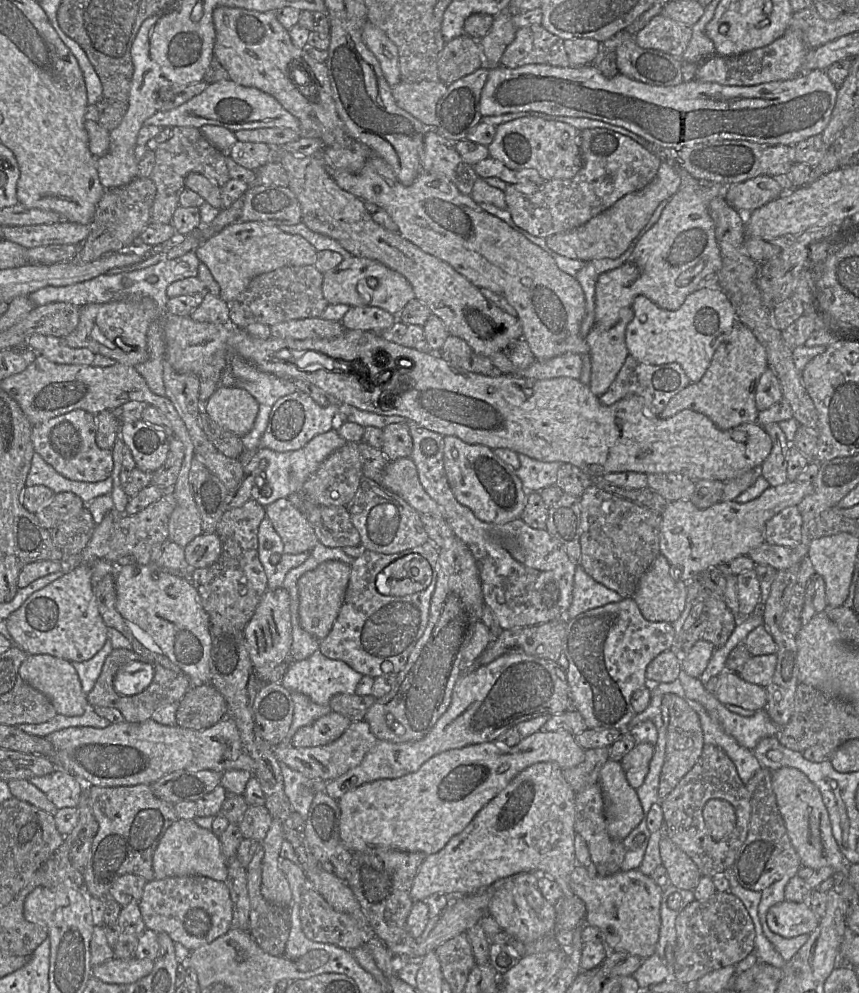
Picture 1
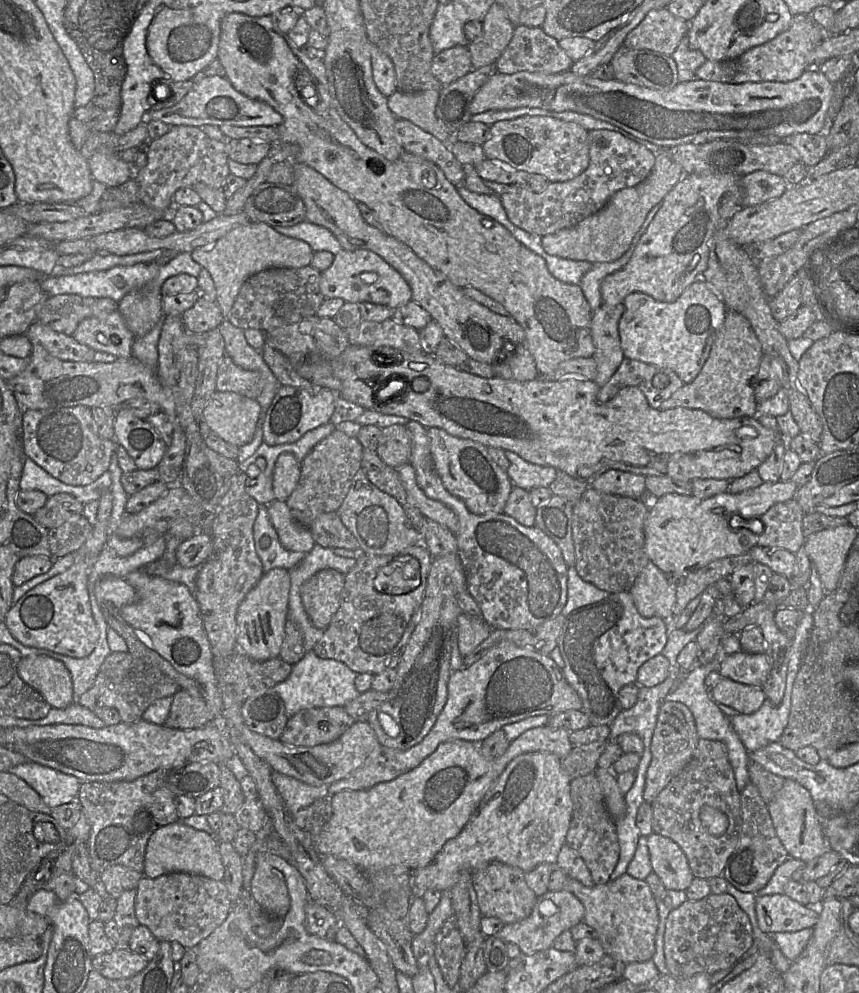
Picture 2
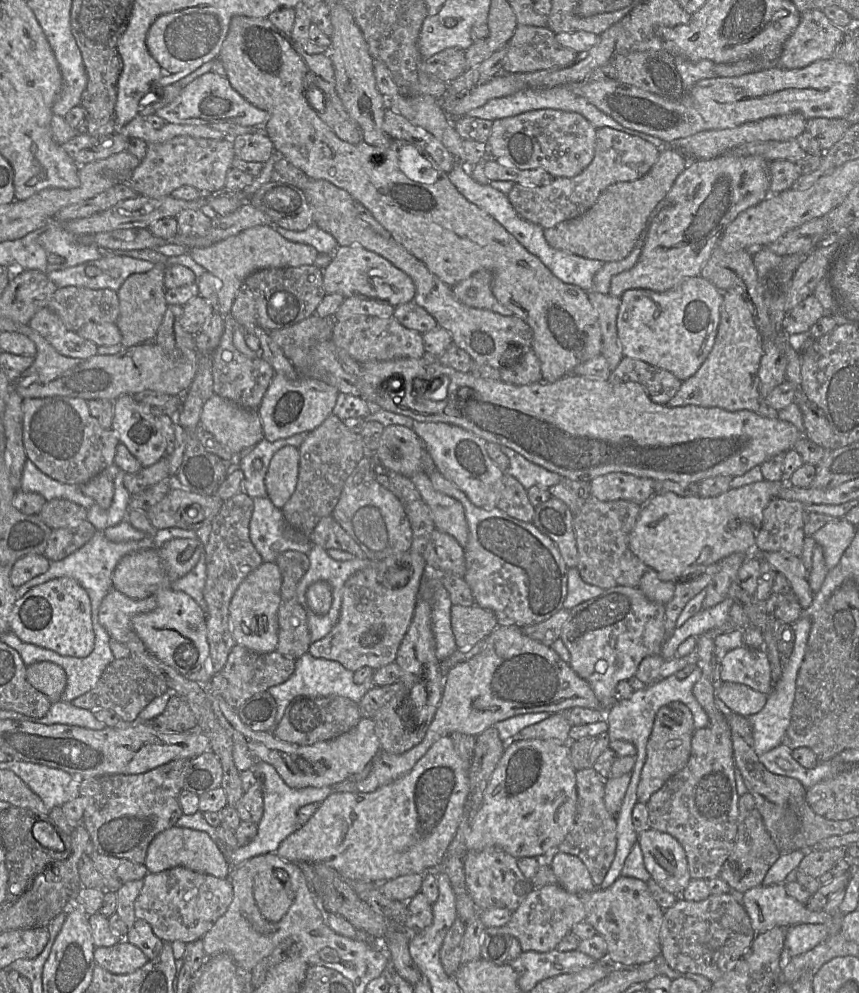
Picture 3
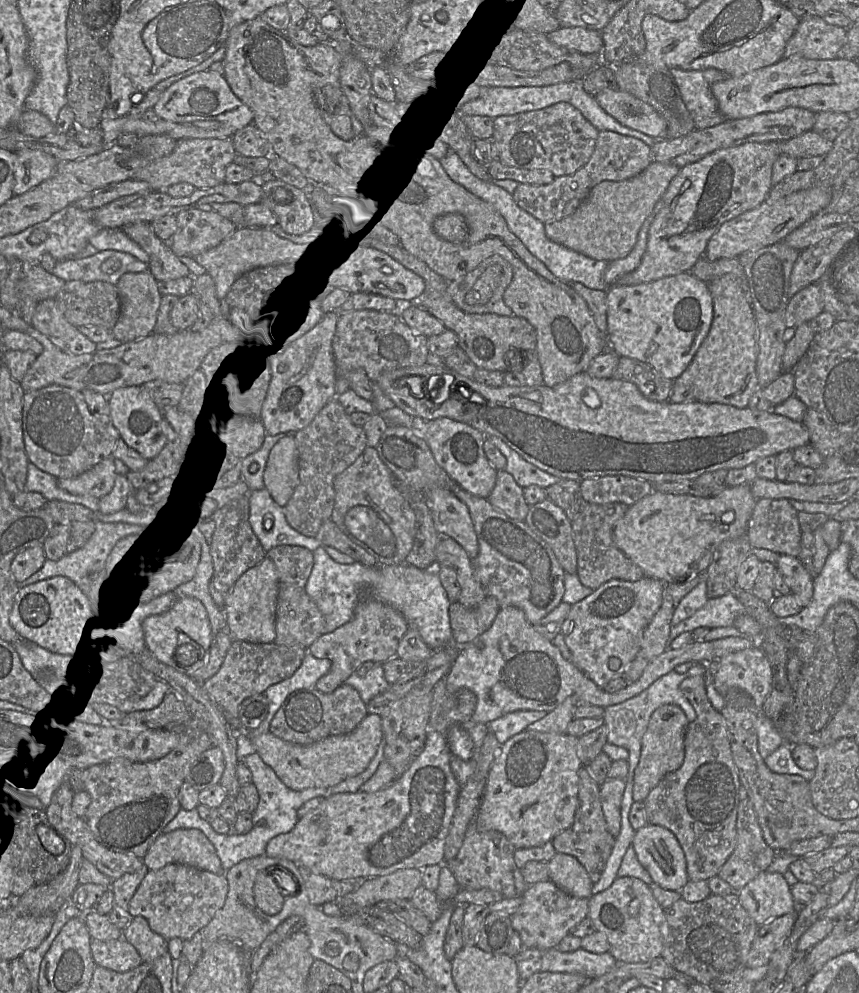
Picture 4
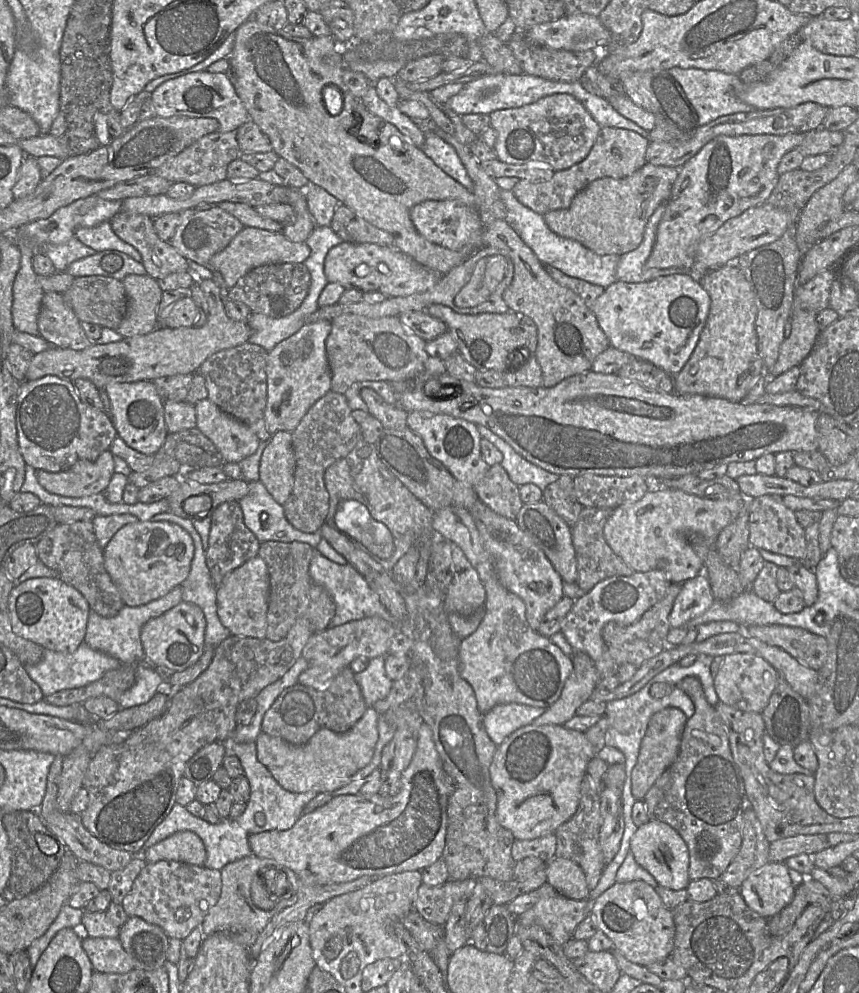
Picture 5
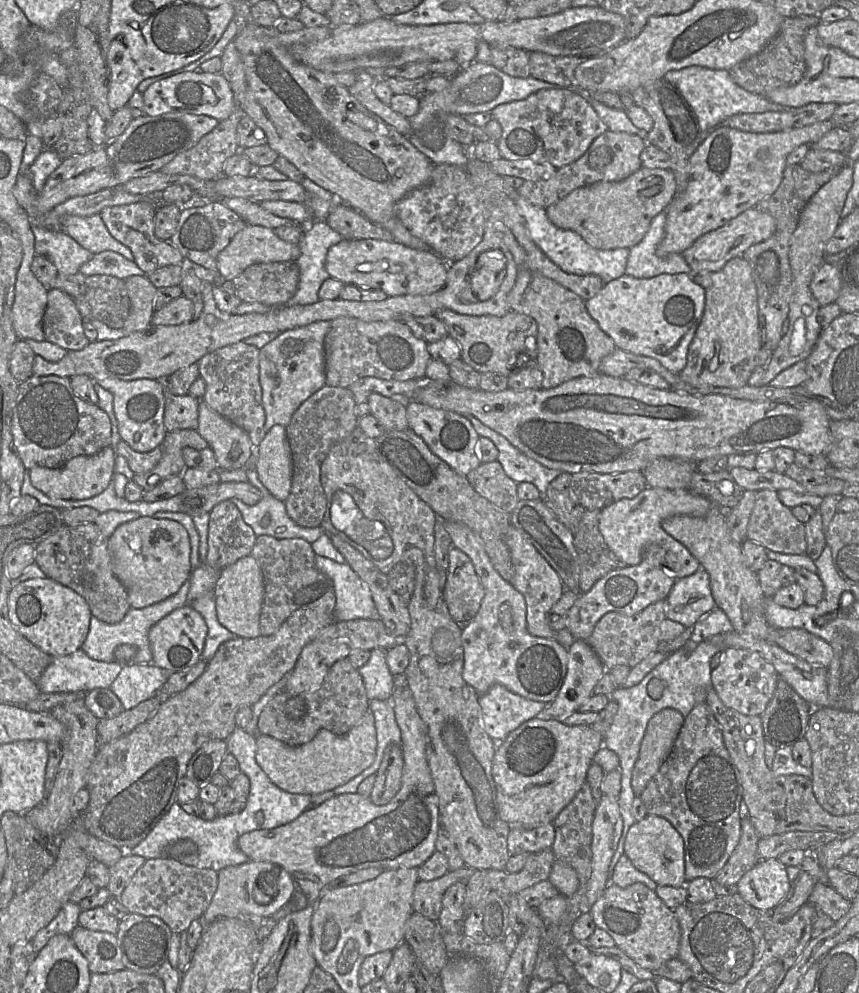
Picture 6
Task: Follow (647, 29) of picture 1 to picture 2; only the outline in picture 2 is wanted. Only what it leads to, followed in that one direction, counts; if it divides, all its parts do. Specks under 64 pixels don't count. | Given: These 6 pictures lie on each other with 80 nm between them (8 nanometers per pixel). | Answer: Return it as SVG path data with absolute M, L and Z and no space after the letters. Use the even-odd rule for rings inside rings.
M666 7L653 9L627 35L623 46L633 50L648 49L672 56L686 37L689 23L671 14Z

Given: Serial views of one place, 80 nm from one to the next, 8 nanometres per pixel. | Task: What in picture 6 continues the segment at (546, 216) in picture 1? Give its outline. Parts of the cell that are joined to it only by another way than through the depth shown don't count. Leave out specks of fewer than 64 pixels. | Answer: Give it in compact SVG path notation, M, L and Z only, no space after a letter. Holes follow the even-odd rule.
M607 130L594 139L580 158L558 168L549 179L523 180L523 184L517 189L518 196L525 198L533 205L546 209L577 188L597 182L622 181L642 167L640 154L646 145L646 138L639 135Z

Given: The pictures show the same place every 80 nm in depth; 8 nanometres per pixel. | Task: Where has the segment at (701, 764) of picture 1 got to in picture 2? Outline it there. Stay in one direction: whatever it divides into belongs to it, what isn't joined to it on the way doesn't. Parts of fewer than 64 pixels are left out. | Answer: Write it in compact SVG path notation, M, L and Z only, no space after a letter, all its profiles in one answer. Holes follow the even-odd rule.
M700 738L689 764L670 781L651 805L653 831L671 838L681 847L694 877L711 879L723 874L739 844L743 824L741 793L724 742ZM703 806L711 806L727 815L729 825L723 835L714 836L703 825L700 818Z

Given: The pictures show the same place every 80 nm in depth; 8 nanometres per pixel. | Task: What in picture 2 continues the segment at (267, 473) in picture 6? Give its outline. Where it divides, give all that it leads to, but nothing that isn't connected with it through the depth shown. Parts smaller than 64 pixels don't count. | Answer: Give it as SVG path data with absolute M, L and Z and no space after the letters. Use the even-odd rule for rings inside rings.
M281 453L274 466L272 489L275 500L287 501L296 489L300 476L300 461L292 453Z

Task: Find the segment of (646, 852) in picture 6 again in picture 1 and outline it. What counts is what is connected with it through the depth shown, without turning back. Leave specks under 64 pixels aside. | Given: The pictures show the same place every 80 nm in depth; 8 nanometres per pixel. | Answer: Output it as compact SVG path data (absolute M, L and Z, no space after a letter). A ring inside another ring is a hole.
M669 837L659 842L662 865L667 870L671 884L686 890L694 890L702 876L694 861Z

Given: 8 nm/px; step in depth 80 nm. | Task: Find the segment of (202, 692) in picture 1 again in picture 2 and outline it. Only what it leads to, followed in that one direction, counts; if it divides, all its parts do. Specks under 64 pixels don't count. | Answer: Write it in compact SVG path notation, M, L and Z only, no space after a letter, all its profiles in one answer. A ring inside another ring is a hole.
M179 690L172 699L170 713L164 724L168 728L197 729L218 719L209 711L202 697L193 697L188 692Z

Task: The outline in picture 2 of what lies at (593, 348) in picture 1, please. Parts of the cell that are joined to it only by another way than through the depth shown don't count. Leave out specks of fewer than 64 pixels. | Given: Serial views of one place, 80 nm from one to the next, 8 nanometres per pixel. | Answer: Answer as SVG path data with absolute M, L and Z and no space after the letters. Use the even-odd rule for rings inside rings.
M621 303L615 307L601 305L593 311L591 336L595 352L592 357L597 364L594 381L599 387L603 387L610 380L624 359L618 330L624 309Z

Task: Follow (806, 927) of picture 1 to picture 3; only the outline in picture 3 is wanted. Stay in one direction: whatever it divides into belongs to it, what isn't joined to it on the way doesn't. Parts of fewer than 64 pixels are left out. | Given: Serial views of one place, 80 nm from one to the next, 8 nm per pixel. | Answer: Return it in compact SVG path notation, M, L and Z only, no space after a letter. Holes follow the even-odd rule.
M785 884L759 885L743 893L743 906L754 930L764 932L775 926L831 922L831 914L811 911L788 895Z

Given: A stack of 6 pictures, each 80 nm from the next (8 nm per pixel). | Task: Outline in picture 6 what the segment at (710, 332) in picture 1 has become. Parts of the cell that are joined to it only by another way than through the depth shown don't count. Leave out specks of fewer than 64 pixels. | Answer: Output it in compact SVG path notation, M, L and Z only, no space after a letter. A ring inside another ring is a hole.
M624 274L617 279L604 283L601 290L594 297L585 301L585 307L592 319L596 321L599 327L612 339L616 349L621 349L632 354L653 358L660 362L660 364L670 372L679 374L686 366L689 345L693 340L704 312L705 290L693 281L693 275L691 274L660 274L652 278L635 278Z

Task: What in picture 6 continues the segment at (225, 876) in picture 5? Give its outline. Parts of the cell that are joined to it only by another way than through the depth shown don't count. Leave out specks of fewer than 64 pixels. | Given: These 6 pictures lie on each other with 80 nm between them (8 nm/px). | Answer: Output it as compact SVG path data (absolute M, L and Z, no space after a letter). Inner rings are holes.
M249 860L243 864L227 866L217 873L217 889L213 895L211 903L202 916L205 925L224 917L245 917L252 920L258 920L258 922L263 922L265 919L273 916L282 907L287 905L292 900L295 892L295 883L292 876L286 870L267 861ZM269 871L277 871L278 873L277 893L270 903L261 905L254 900L253 889L260 874Z

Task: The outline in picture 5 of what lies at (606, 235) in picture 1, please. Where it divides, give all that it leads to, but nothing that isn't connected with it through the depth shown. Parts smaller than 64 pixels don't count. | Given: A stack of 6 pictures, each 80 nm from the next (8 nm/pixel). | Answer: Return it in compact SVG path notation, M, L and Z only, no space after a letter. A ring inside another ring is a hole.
M646 163L625 178L597 179L582 189L568 208L543 215L545 223L555 234L575 240L599 255L624 255L640 245L649 218L668 200L678 175L678 168Z

